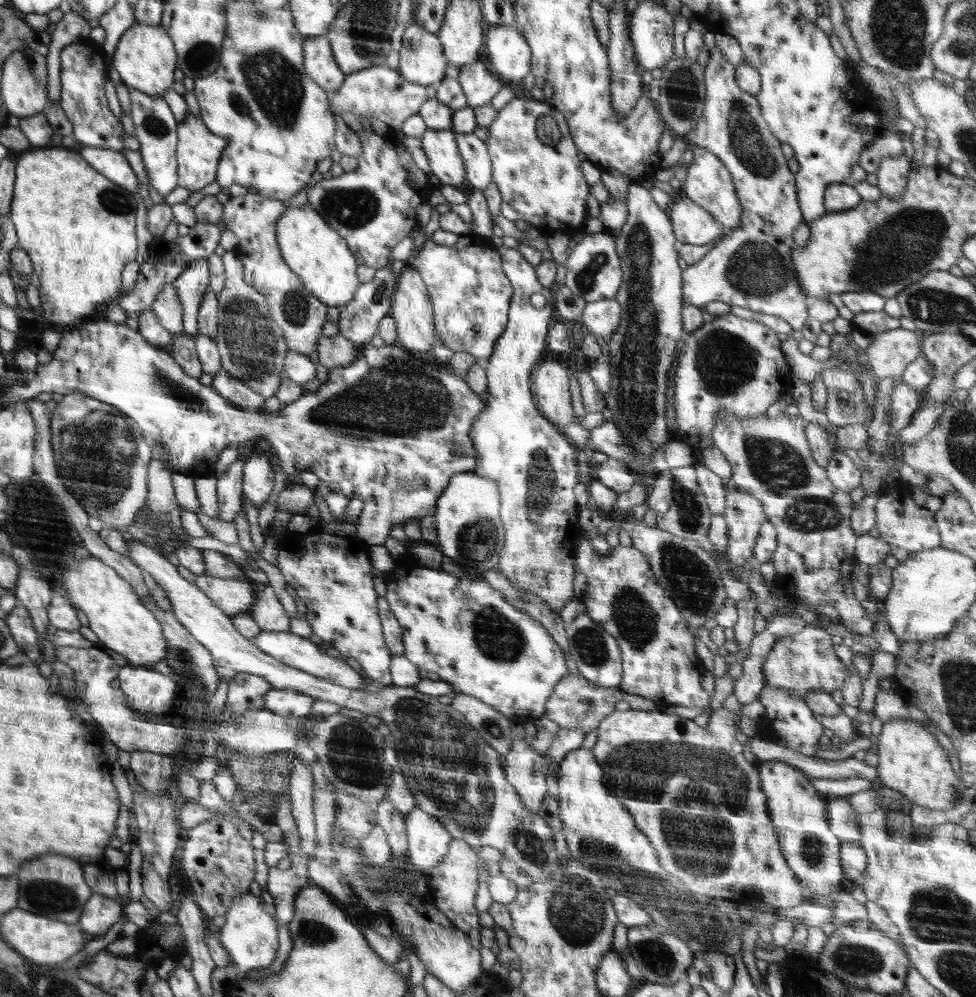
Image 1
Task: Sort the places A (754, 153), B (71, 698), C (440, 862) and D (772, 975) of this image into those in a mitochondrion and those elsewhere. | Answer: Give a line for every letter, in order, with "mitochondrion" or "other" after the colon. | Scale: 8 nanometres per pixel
A: mitochondrion
B: other
C: other
D: other

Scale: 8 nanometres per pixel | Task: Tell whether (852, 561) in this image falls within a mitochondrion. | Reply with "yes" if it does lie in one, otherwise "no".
no

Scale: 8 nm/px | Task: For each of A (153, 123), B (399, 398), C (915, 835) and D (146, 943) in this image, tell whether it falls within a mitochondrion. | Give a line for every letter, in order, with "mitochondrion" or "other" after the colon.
A: mitochondrion
B: mitochondrion
C: other
D: other

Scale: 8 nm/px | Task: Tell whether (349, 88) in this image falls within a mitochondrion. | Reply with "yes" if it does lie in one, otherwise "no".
no

